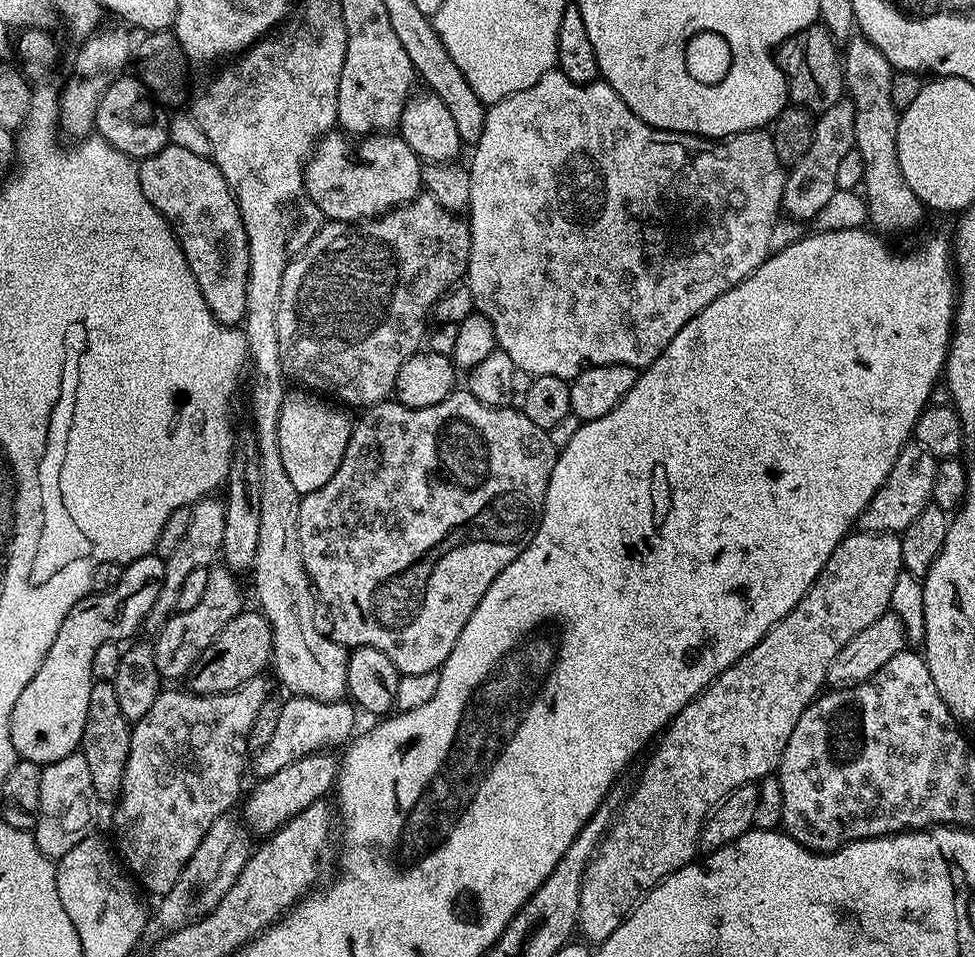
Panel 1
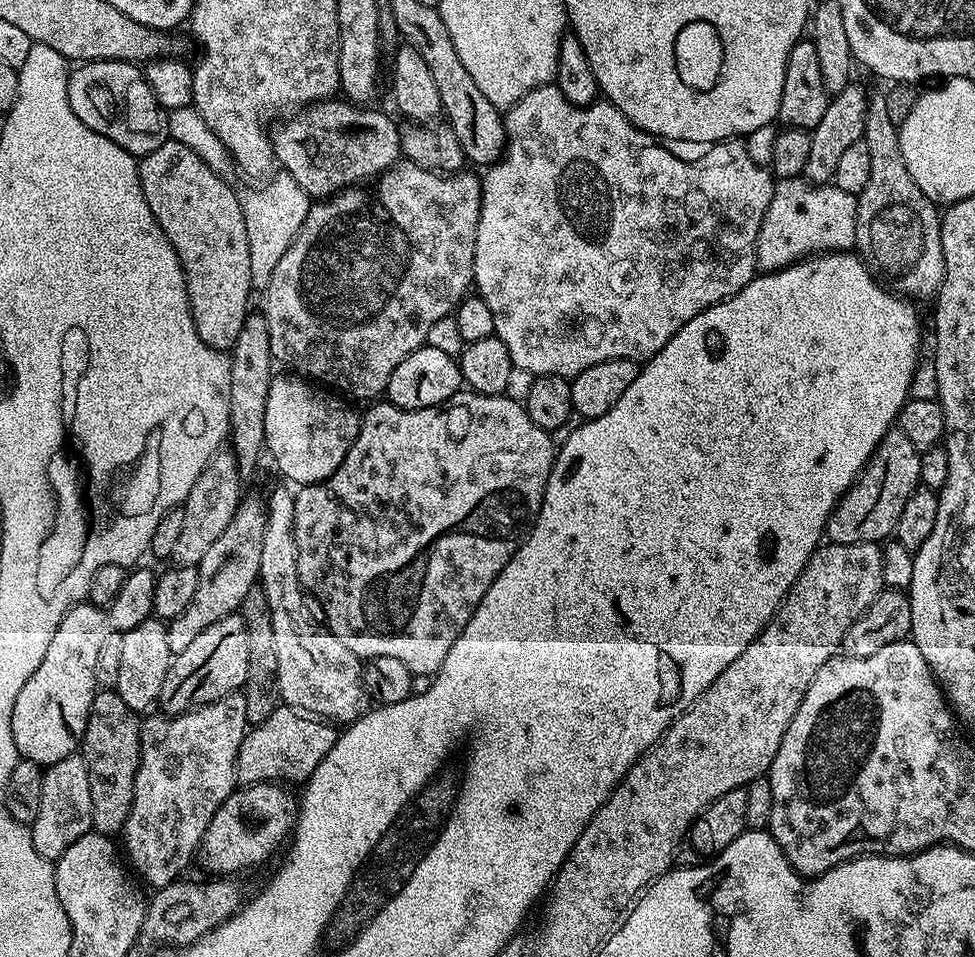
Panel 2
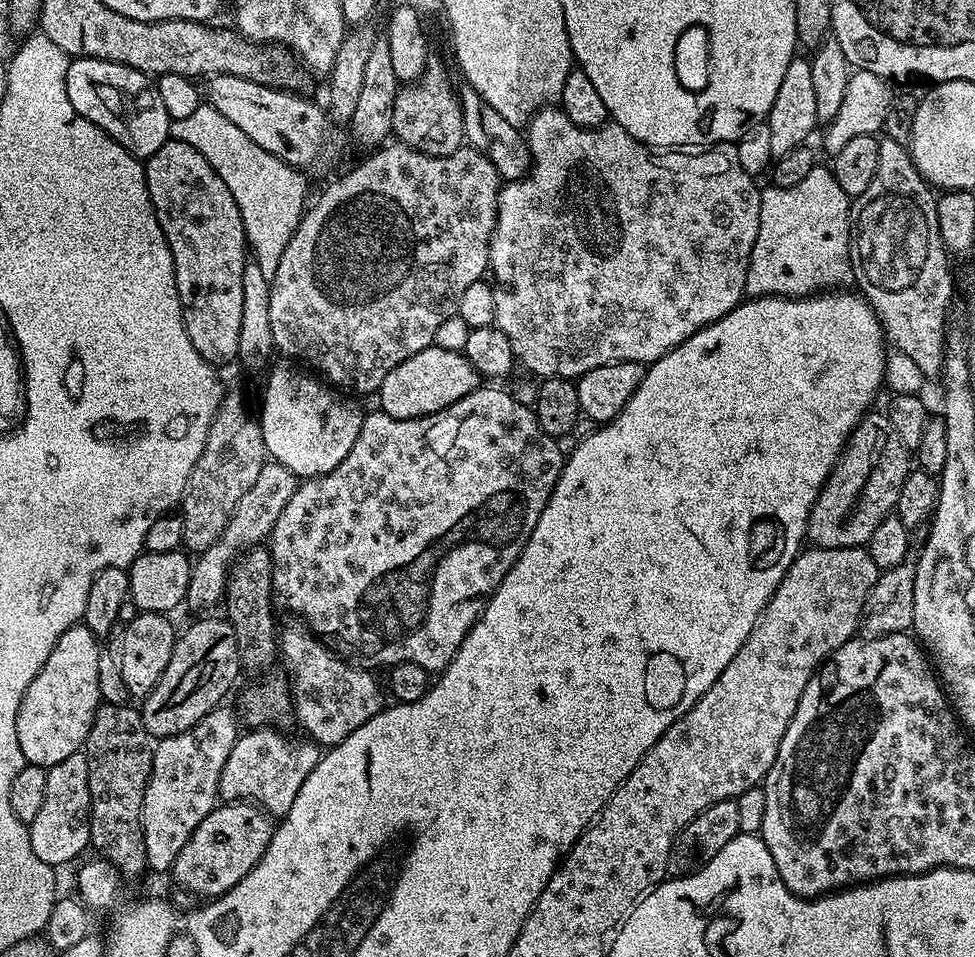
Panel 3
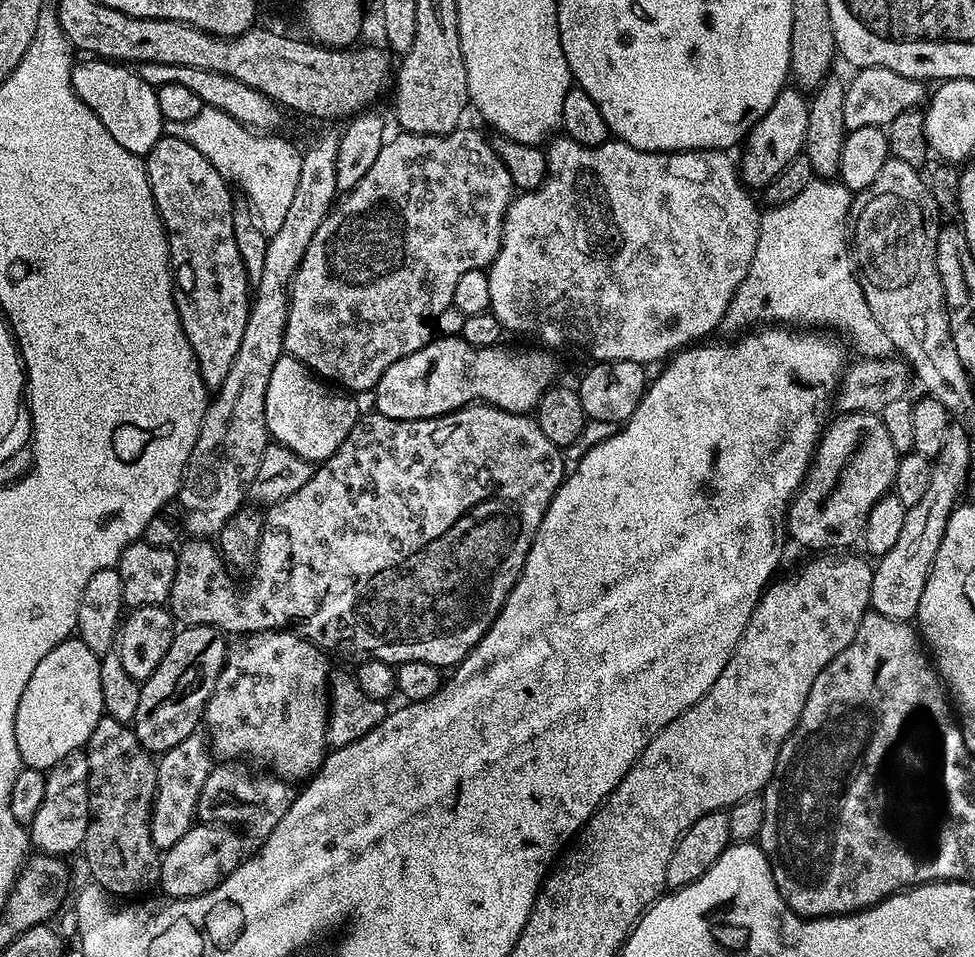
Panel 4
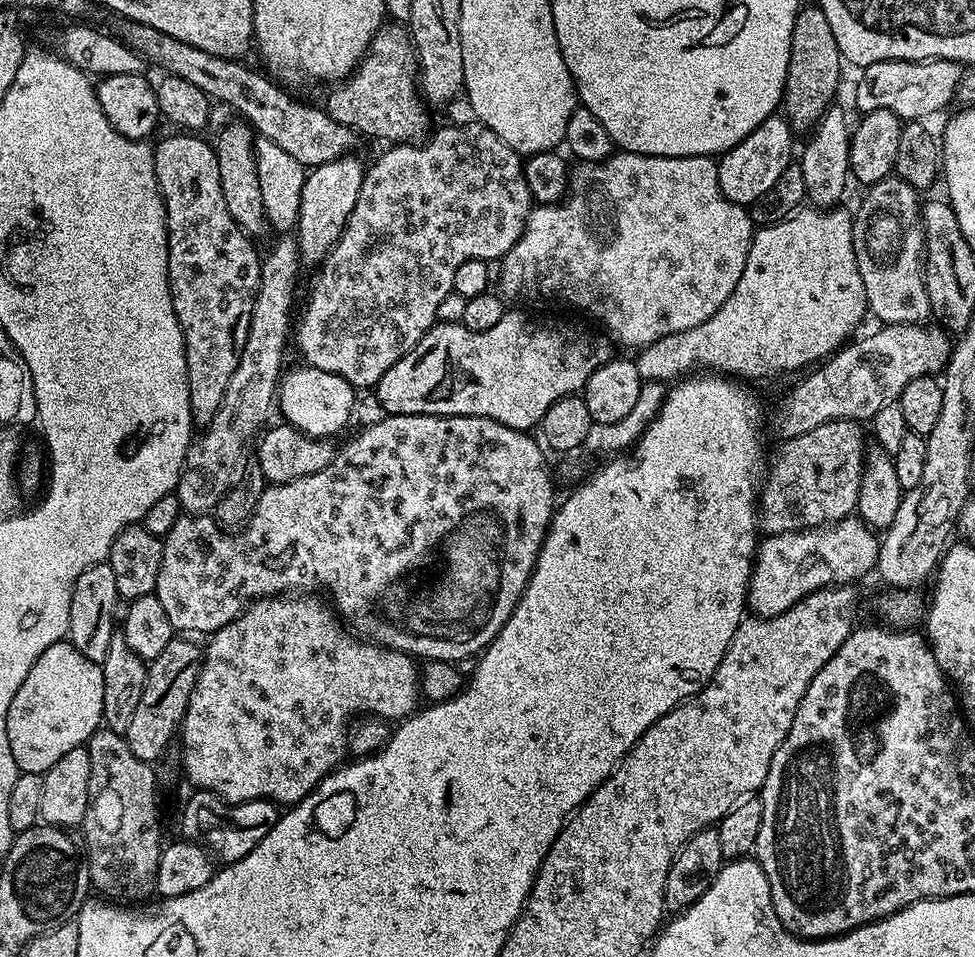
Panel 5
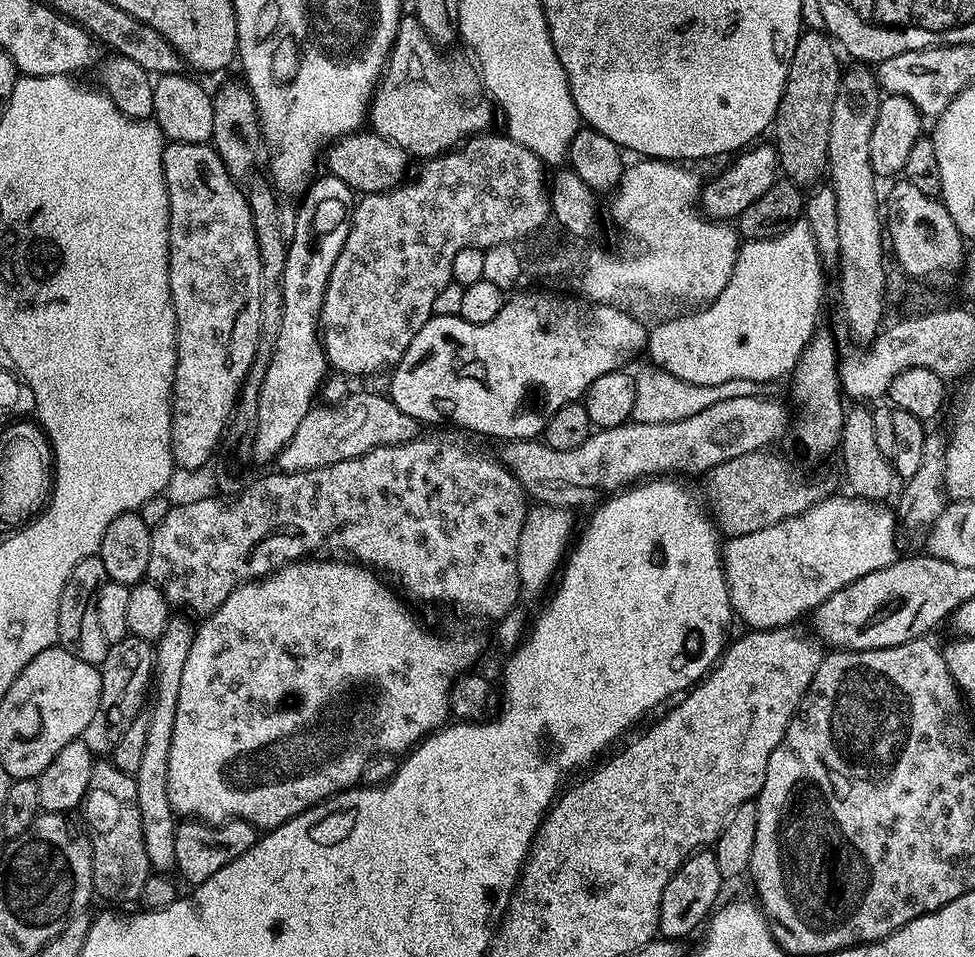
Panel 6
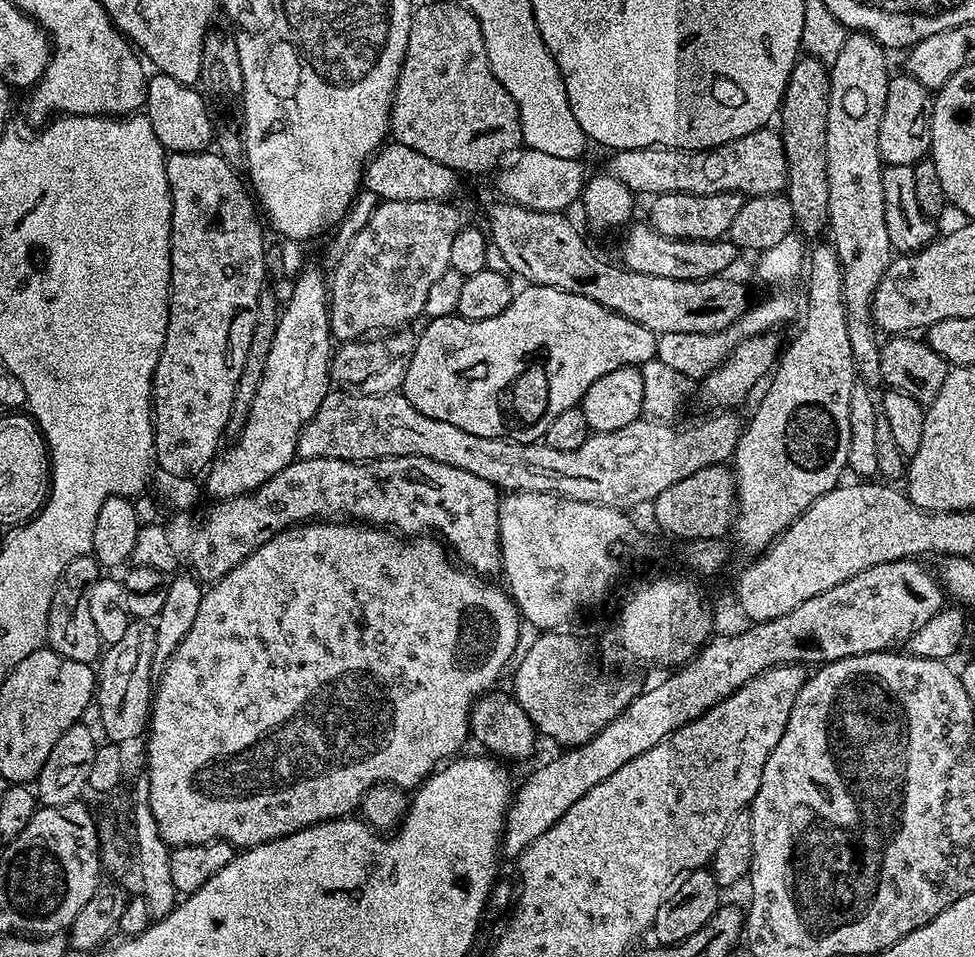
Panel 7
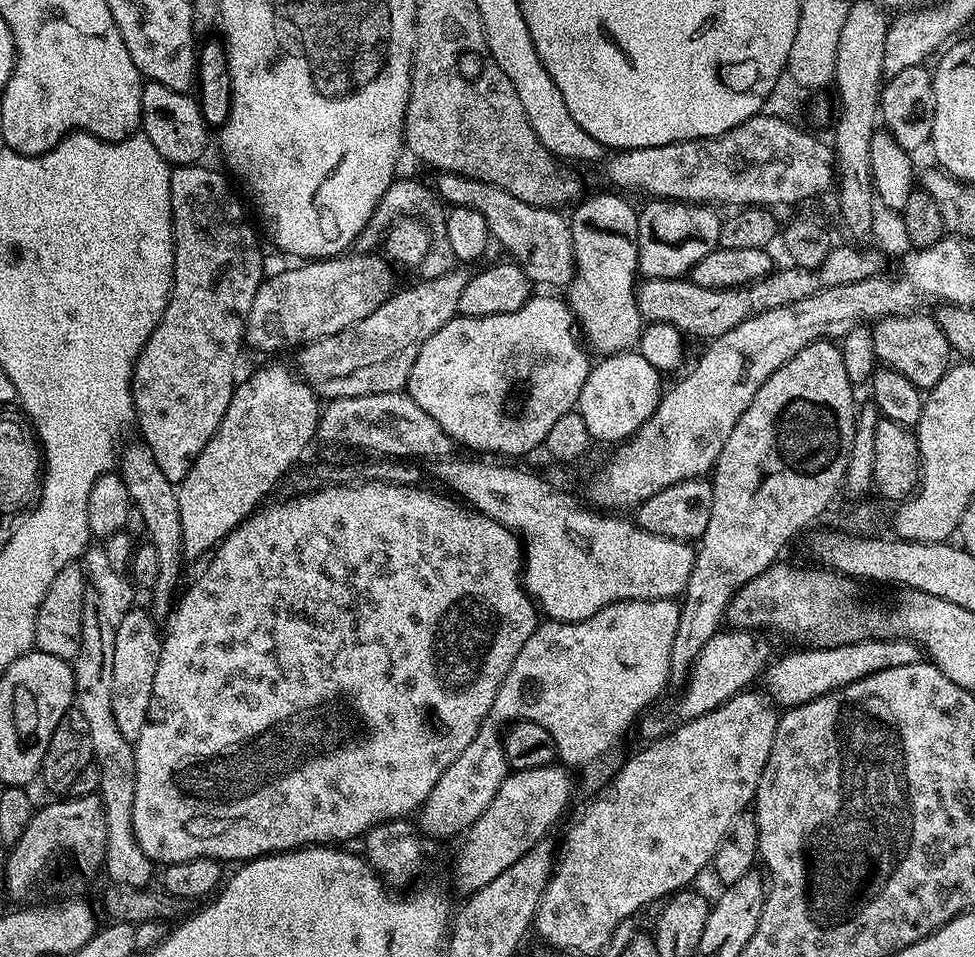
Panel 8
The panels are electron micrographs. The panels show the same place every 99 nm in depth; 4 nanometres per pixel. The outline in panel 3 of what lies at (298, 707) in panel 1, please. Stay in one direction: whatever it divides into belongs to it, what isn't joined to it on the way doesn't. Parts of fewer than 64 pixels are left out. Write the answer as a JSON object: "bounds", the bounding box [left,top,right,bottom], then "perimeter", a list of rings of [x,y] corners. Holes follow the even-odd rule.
{"bounds":[220,726,321,818],"perimeter":[[[276,726],[254,728],[237,735],[234,750],[222,766],[220,800],[224,802],[251,802],[263,808],[273,818],[283,818],[294,806],[302,782],[310,778],[310,770],[318,766],[321,745],[311,739],[287,740]]]}

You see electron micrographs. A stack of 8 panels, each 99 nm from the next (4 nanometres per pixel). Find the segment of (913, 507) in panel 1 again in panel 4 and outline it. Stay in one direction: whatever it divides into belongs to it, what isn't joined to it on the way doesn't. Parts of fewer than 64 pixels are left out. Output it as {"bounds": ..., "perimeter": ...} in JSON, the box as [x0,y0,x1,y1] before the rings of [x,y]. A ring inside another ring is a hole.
{"bounds":[786,412,900,550],"perimeter":[[[840,412],[837,420],[832,425],[823,429],[820,443],[816,445],[816,454],[812,458],[812,465],[808,467],[808,473],[804,475],[804,482],[801,484],[796,495],[792,497],[792,502],[788,506],[788,523],[786,532],[789,537],[792,536],[804,548],[824,548],[820,550],[848,550],[852,543],[859,541],[864,535],[864,527],[866,526],[866,518],[870,518],[870,510],[874,510],[874,502],[878,502],[878,498],[889,495],[893,491],[892,483],[896,477],[896,467],[900,461],[894,450],[893,444],[890,443],[890,434],[886,431],[886,426],[882,422],[879,414],[874,412]]]}

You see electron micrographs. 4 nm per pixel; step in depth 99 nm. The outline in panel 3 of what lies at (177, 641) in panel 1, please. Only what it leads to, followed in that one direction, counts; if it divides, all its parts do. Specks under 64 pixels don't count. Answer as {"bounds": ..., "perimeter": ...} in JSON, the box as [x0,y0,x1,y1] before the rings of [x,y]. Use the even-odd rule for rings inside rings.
{"bounds":[186,459,298,610],"perimeter":[[[269,459],[264,463],[262,470],[258,470],[258,479],[255,480],[254,486],[250,486],[250,490],[246,494],[242,494],[238,506],[234,506],[234,514],[230,514],[230,522],[226,526],[226,530],[222,530],[220,539],[195,557],[192,573],[190,574],[190,586],[188,587],[188,599],[186,601],[187,607],[212,610],[215,609],[212,608],[215,604],[217,607],[223,601],[224,591],[228,585],[228,573],[232,565],[236,563],[240,553],[263,545],[271,537],[274,526],[278,522],[278,514],[282,514],[282,510],[286,510],[286,502],[290,502],[290,498],[294,498],[294,490],[297,487],[298,477],[290,469],[287,469],[286,466],[274,459]]]}

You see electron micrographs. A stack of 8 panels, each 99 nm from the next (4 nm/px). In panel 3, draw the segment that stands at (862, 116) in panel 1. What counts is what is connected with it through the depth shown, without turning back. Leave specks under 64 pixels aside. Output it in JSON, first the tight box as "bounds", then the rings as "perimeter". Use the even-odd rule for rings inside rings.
{"bounds":[851,138,952,378],"perimeter":[[[884,138],[880,140],[878,146],[878,170],[874,170],[874,182],[870,182],[870,186],[866,186],[866,190],[862,190],[862,194],[855,197],[851,201],[852,206],[852,274],[854,277],[855,287],[858,289],[859,295],[868,301],[868,305],[874,309],[876,316],[880,319],[880,324],[884,327],[885,335],[889,341],[892,340],[895,351],[906,354],[906,358],[910,358],[917,363],[918,368],[922,370],[922,374],[926,378],[932,376],[939,377],[944,371],[944,354],[946,351],[946,341],[948,339],[948,329],[950,321],[948,321],[948,307],[952,304],[952,268],[948,265],[950,261],[950,253],[942,242],[942,234],[938,230],[938,210],[936,209],[937,197],[932,196],[933,189],[928,181],[924,179],[912,161],[912,155],[905,145],[894,142],[893,140]]]}

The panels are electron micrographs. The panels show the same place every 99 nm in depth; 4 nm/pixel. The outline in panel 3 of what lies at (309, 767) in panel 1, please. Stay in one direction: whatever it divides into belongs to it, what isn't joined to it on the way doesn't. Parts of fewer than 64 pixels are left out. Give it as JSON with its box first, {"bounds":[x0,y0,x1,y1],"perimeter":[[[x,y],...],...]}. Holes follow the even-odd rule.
{"bounds":[170,802,274,898],"perimeter":[[[224,802],[213,812],[206,814],[202,822],[198,822],[198,830],[190,834],[190,842],[182,846],[178,858],[174,858],[174,866],[170,873],[180,888],[193,892],[200,898],[215,898],[226,894],[266,854],[266,846],[270,846],[270,838],[274,831],[273,817],[263,808],[251,802]]]}

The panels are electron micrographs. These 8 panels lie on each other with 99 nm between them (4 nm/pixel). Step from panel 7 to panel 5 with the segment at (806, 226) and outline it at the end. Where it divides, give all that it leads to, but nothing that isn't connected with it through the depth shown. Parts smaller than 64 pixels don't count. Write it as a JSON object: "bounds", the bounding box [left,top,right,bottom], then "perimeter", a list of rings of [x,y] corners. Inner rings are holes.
{"bounds":[782,6,842,133],"perimeter":[[[818,6],[801,7],[799,14],[794,18],[794,34],[790,42],[790,66],[786,70],[782,101],[783,115],[792,125],[793,133],[810,133],[824,112],[834,104],[837,99],[836,91],[840,88],[840,64],[842,65],[842,57],[838,50],[838,42],[834,42],[834,30],[830,30],[830,21],[826,19],[824,11]]]}

